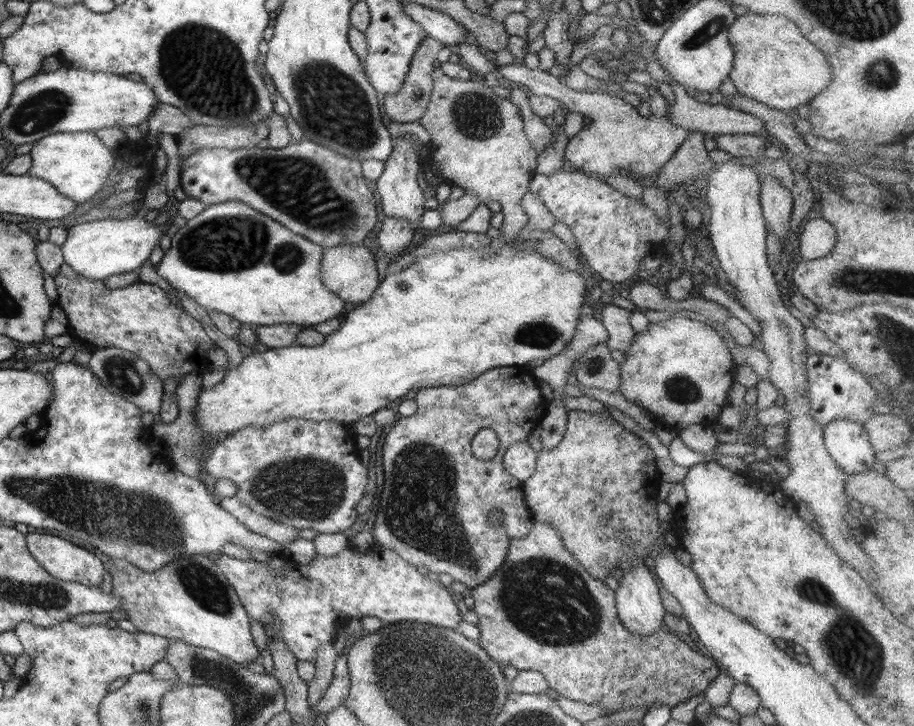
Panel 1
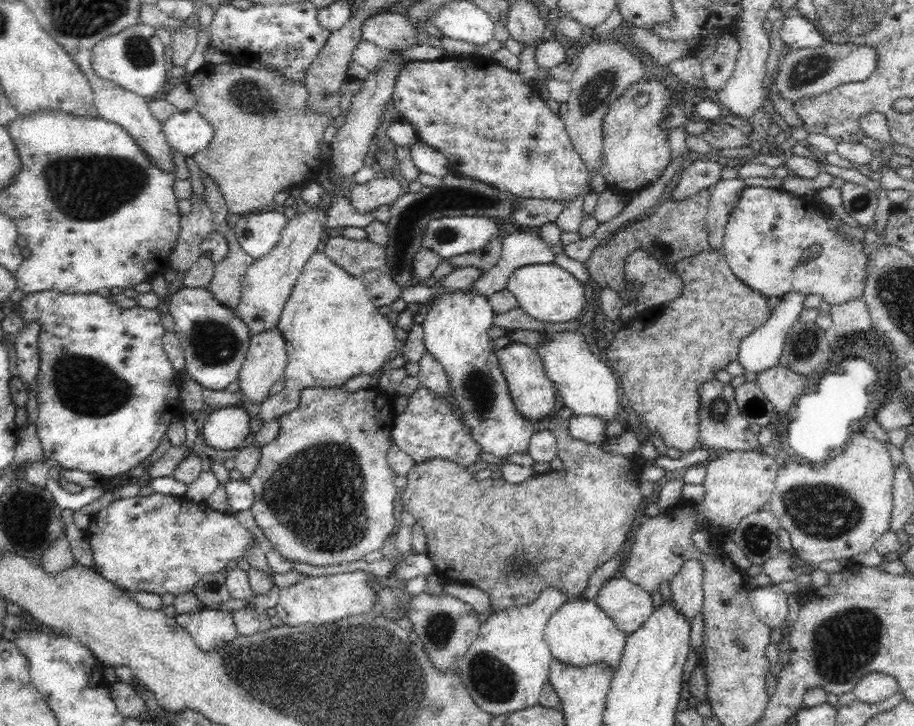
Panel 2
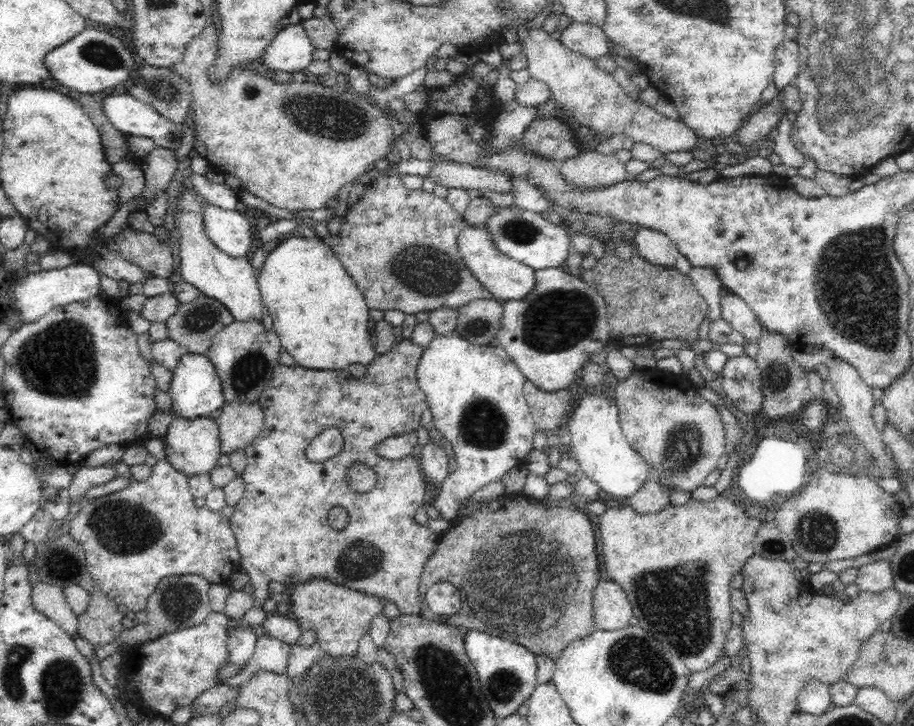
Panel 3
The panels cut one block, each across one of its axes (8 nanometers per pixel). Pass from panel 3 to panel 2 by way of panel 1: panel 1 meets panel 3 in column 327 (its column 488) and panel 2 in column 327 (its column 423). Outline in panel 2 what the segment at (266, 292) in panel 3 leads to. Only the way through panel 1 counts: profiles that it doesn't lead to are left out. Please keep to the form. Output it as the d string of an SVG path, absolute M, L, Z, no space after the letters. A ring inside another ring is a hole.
M314 252L298 275L279 318L278 328L284 335L287 354L287 365L282 376L284 388L262 402L258 416L253 421L254 428L296 410L302 388L341 387L354 376L368 374L371 376L368 388L376 390L379 379L376 374L399 351L400 344L395 338L393 327L386 315L382 315L378 307L372 304L366 286L360 279L350 276L343 268L334 264L324 252Z

